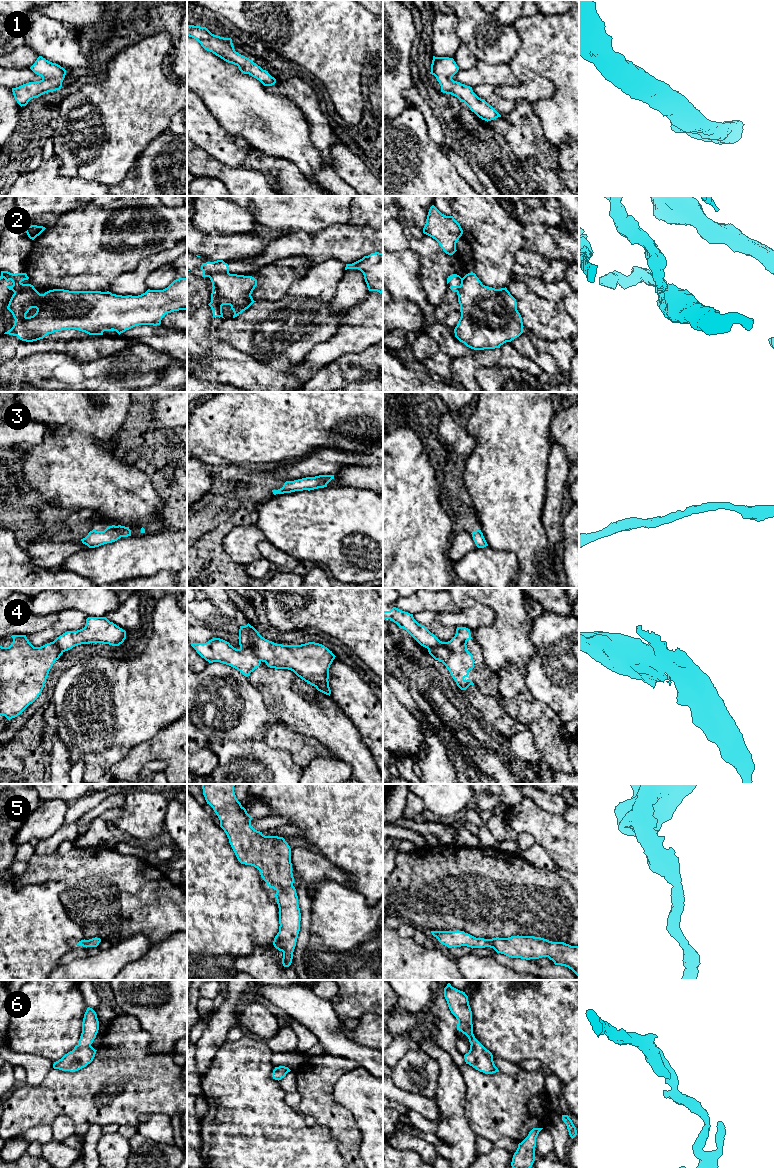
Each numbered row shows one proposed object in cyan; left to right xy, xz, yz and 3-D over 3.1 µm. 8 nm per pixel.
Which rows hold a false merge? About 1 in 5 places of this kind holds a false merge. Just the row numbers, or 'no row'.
2, 4

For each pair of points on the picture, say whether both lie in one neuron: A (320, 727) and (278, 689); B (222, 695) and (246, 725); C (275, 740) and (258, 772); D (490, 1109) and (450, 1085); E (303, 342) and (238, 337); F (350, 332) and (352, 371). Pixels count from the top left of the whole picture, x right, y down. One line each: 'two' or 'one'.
A: one
B: one
C: two
D: two
E: one
F: two

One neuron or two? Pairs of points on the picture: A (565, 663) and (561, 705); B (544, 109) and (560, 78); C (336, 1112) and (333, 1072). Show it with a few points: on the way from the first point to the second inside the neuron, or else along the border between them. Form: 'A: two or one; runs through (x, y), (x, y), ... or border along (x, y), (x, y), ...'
A: one; runs through (562, 673), (562, 695)
B: one; runs through (552, 103), (561, 94), (561, 86)
C: one; runs through (326, 1102), (326, 1082)

